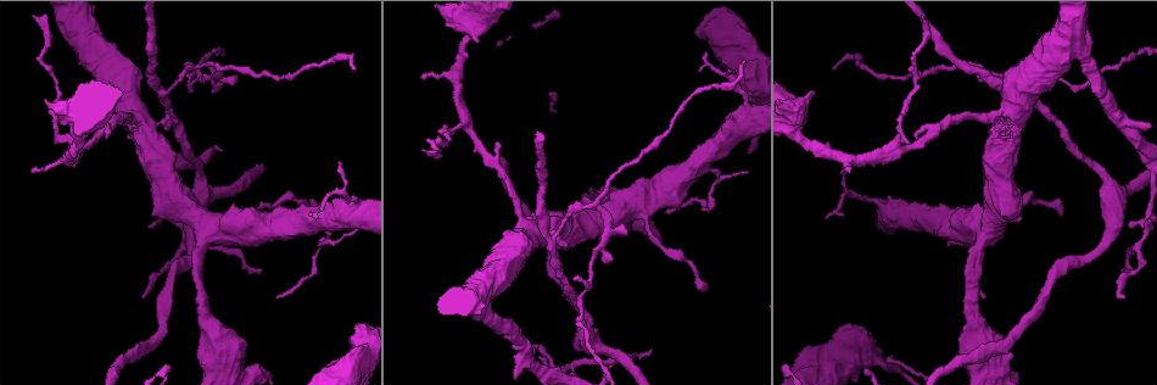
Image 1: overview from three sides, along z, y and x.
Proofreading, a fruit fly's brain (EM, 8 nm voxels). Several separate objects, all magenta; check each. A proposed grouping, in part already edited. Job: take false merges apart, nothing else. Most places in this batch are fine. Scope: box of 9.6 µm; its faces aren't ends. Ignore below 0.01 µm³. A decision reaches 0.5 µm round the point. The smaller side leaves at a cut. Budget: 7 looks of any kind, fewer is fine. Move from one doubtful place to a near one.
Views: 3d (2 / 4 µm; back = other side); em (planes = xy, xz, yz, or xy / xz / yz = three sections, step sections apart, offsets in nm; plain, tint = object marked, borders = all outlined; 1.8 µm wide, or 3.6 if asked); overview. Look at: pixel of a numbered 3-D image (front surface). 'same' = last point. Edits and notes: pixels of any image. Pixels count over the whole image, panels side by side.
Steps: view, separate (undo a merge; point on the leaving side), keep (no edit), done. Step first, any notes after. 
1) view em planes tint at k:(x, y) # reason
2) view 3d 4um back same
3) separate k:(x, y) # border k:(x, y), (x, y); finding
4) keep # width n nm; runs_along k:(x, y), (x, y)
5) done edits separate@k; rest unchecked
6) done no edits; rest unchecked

view em 3.6um yz step 4 tint at 1:(849, 161) # branch point

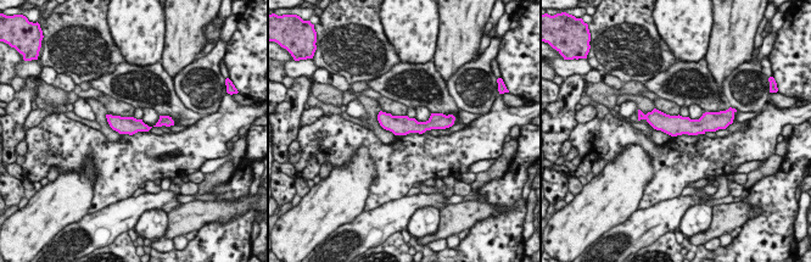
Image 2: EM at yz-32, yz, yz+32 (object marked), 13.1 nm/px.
view em 3.6um planes tint same # another direction

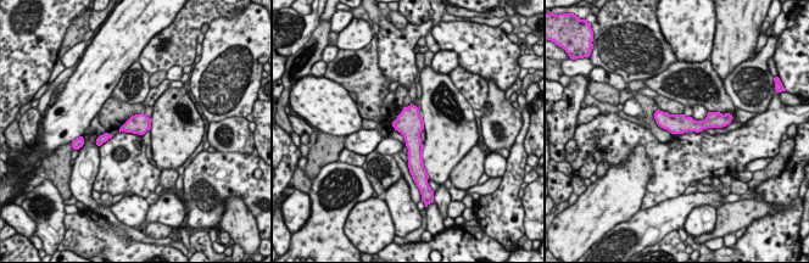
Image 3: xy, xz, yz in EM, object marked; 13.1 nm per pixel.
keep # runs_along 3:(657, 116), (679, 124), (715, 119); continuous, no second cell

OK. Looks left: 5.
view 3d 2um at 1:(915, 60) # abrupt turn

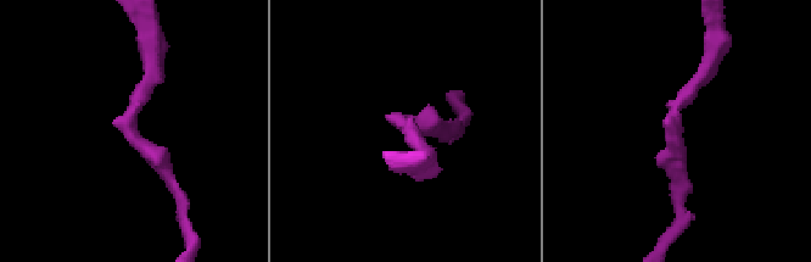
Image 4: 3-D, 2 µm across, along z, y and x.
view em planes plain at 4:(129, 130) # shape alone is not enough

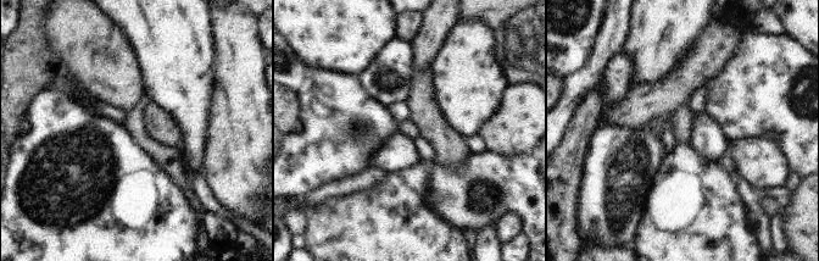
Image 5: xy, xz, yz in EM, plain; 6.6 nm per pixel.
view em planes tint same # with the object marked

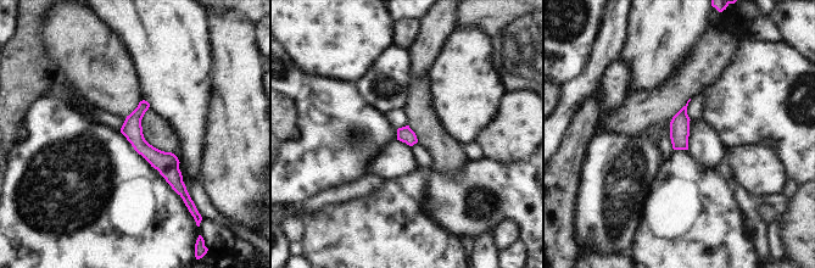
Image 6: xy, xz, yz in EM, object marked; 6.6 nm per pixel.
keep # runs_along 6:(143, 104), (135, 138), (180, 191); continuous, no second cell

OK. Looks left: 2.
view 3d 4um at 1:(1077, 50) # thick turns thin

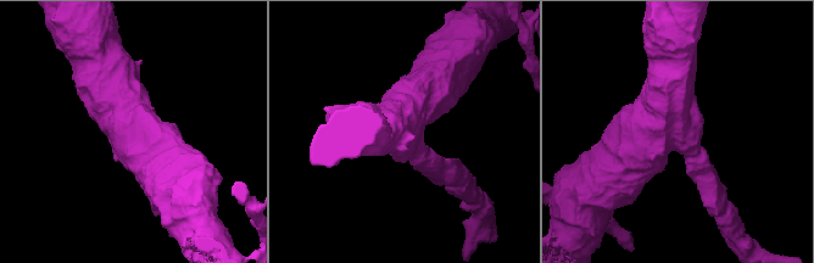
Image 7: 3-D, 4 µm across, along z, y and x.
view em 3.6um planes borders at 7:(680, 136) # shape alone is not enough

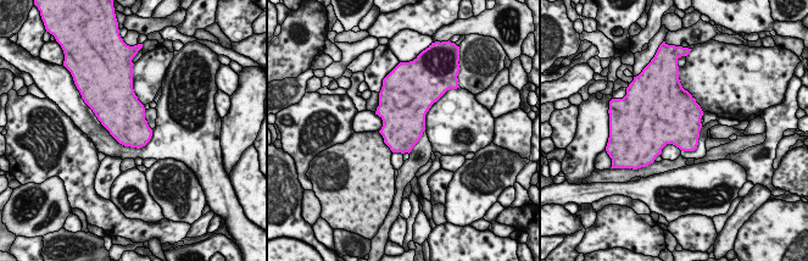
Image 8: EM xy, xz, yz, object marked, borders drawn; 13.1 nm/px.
keep # continuous, no second cell

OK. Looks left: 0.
done no edits; rest unchecked

